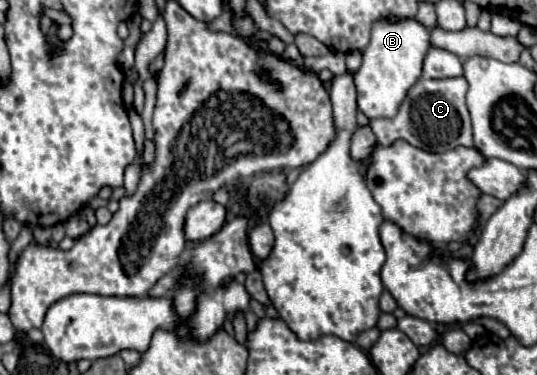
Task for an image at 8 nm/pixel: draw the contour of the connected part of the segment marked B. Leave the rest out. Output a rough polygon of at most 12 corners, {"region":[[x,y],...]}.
{"region":[[380,17],[354,73],[358,109],[394,117],[422,75],[428,29]]}

